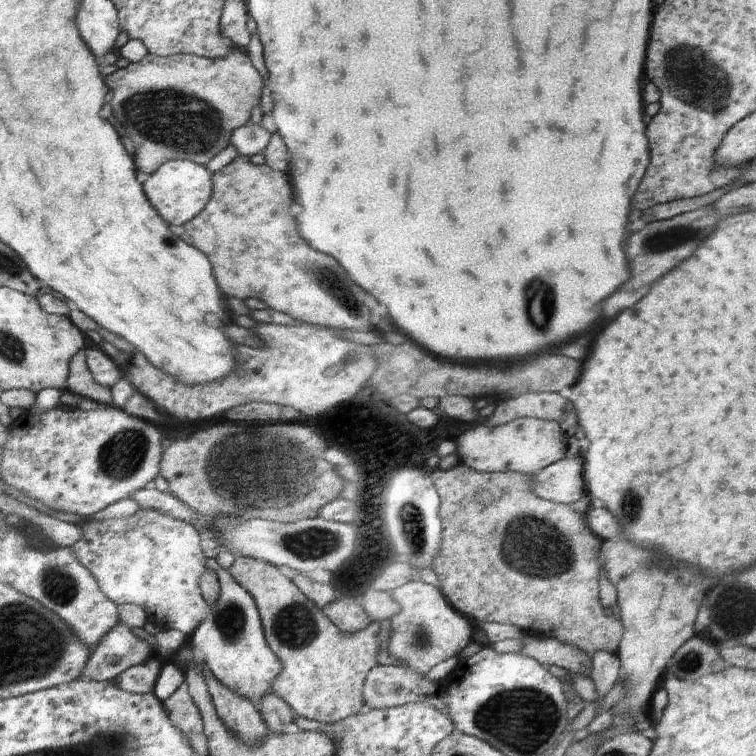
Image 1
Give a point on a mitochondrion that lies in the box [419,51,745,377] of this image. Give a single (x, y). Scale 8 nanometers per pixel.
(677, 236)

